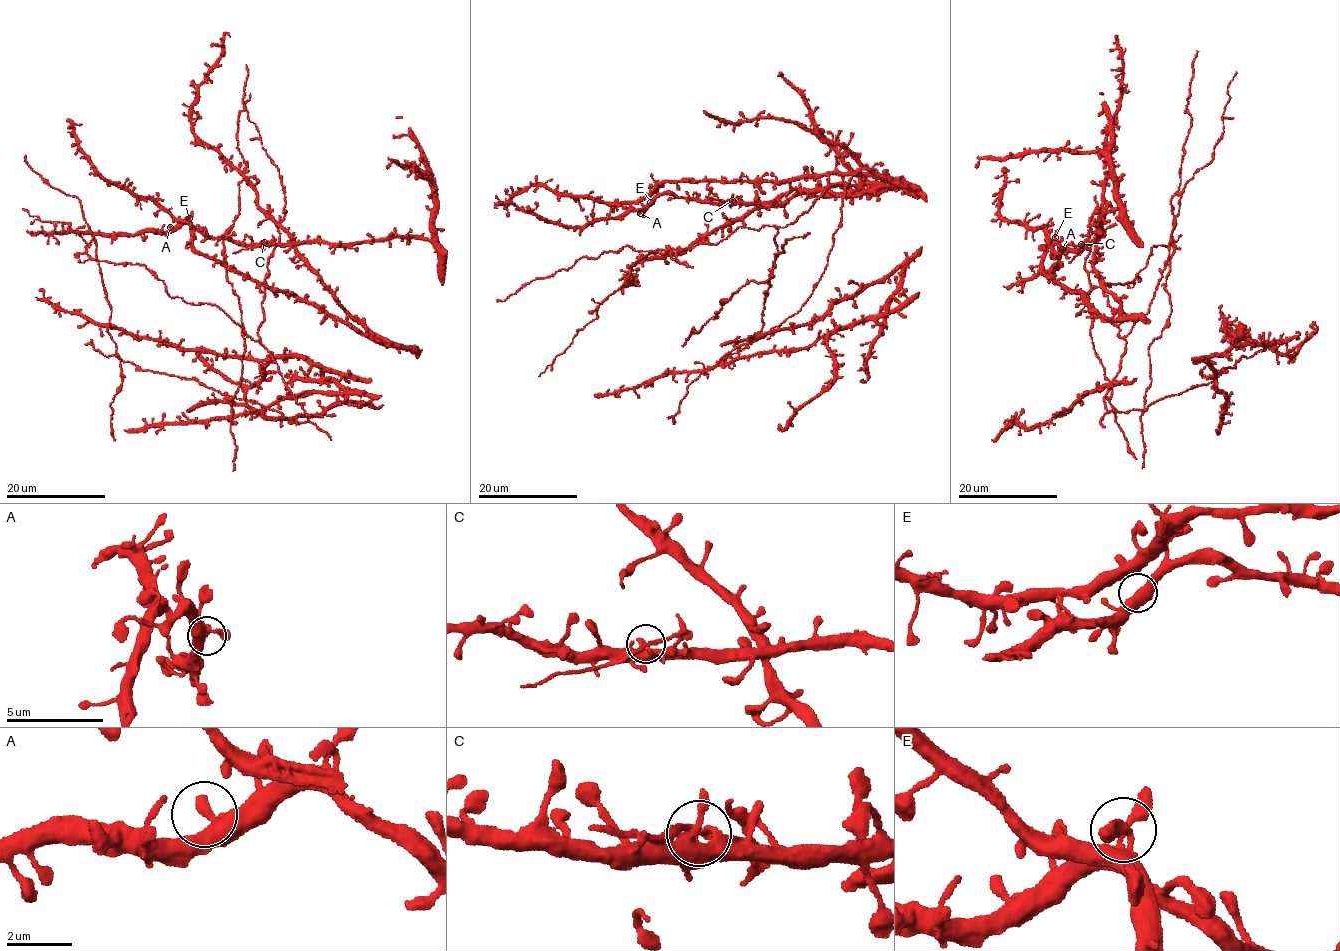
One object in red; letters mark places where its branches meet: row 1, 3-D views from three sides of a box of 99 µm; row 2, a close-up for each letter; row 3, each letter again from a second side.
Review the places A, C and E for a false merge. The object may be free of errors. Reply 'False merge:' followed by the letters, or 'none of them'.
False merge: C

